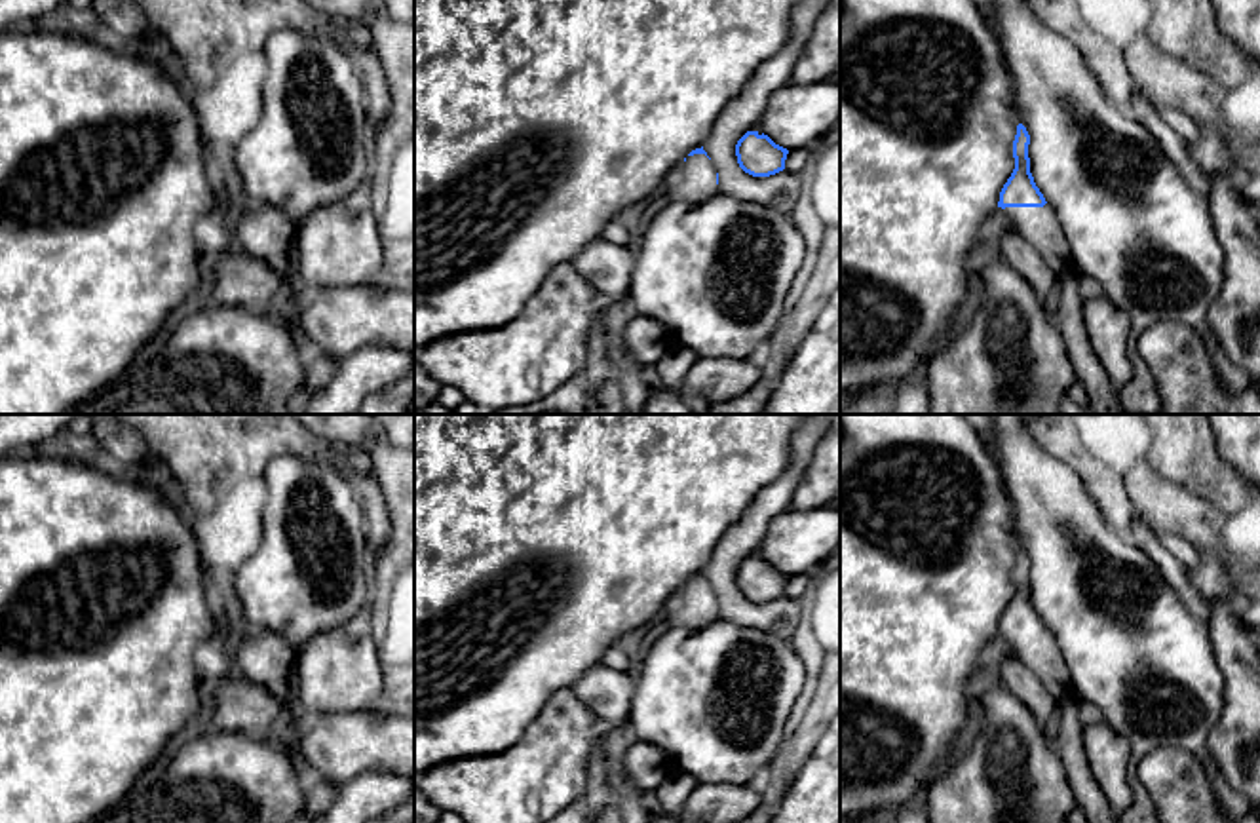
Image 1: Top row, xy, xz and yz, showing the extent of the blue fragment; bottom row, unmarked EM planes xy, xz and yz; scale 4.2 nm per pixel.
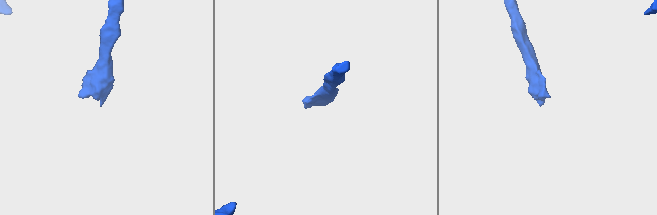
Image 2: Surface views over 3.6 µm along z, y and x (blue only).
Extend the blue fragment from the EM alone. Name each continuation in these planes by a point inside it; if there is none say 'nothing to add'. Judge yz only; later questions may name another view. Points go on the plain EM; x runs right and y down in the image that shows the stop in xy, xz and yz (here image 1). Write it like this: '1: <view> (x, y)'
1: yz (1040, 652)

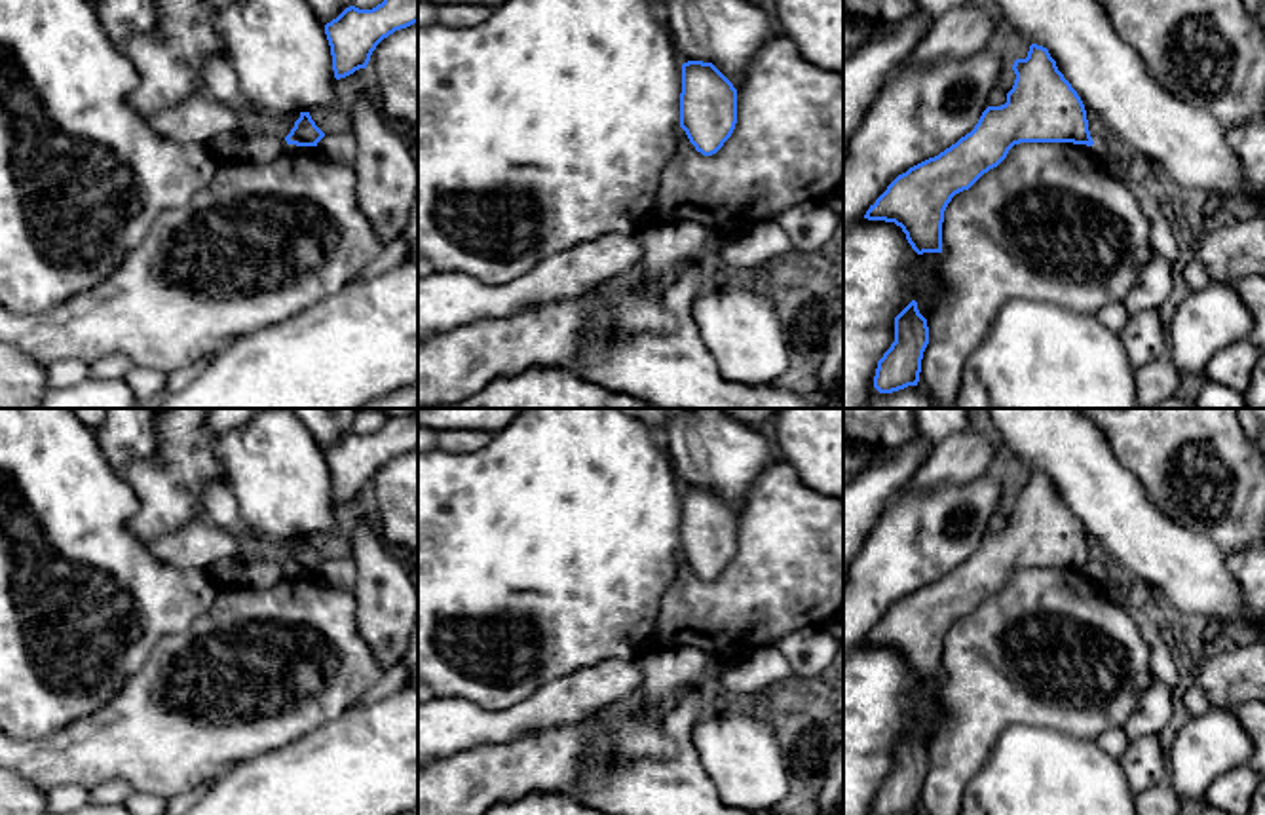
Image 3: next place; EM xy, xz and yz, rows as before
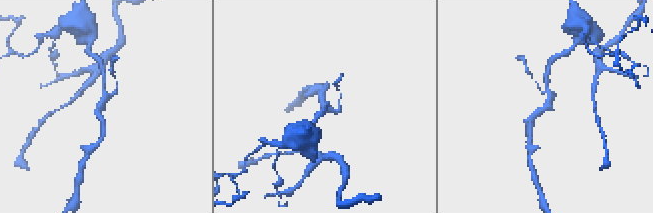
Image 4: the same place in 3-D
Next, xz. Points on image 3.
nothing to add

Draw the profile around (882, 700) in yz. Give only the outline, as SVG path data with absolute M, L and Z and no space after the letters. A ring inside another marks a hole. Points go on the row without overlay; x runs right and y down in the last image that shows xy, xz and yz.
M860 644L843 654L843 815L874 815L895 743L912 726L929 745L944 722L940 684L917 680L895 648Z

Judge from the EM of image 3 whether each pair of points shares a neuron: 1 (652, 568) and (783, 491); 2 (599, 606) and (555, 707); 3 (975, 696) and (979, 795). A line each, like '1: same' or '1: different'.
1: different
2: different
3: different

